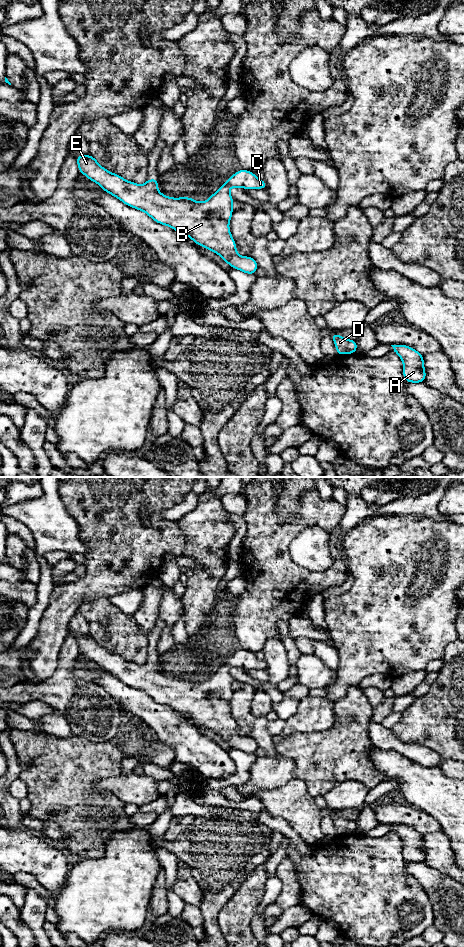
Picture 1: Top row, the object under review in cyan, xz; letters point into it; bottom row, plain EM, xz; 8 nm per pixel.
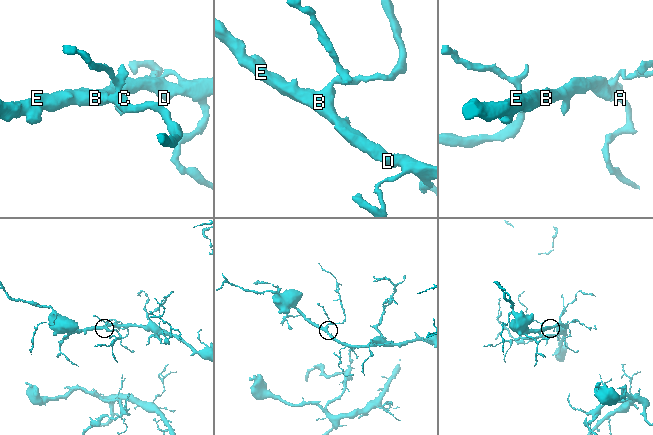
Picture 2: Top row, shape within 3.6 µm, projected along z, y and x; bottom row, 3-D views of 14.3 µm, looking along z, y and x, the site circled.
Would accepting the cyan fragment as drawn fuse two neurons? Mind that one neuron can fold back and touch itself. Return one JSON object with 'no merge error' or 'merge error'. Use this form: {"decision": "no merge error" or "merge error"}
{"decision": "no merge error"}

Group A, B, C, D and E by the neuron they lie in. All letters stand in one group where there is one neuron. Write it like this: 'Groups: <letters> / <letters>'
Groups: A B C D E

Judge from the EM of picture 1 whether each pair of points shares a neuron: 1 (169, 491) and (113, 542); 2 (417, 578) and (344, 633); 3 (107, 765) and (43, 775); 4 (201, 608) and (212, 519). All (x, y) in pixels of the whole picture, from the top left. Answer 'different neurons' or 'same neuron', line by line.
1: same neuron
2: same neuron
3: same neuron
4: same neuron

